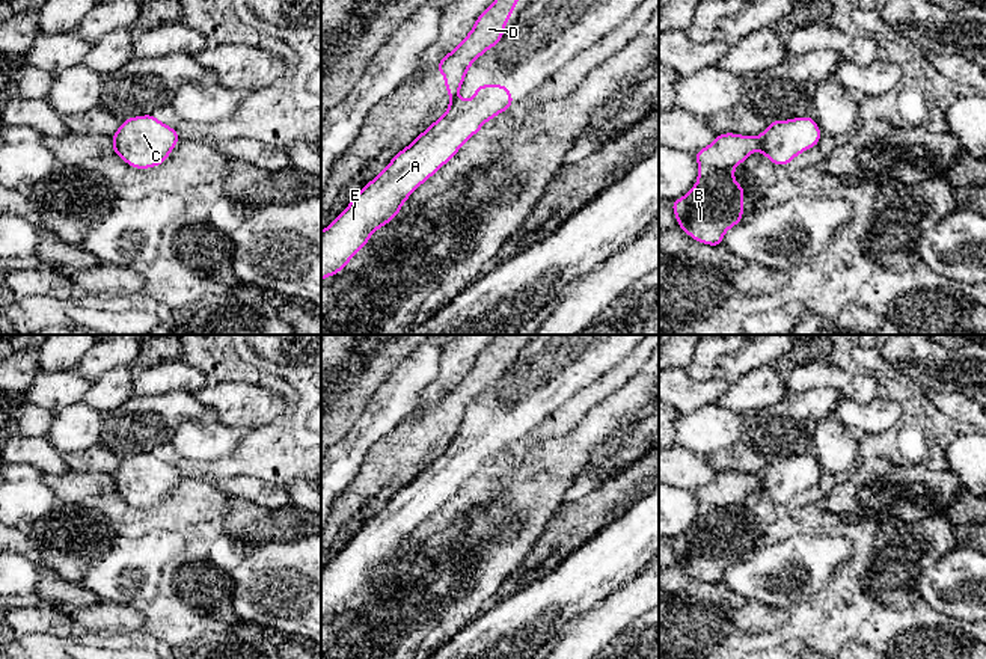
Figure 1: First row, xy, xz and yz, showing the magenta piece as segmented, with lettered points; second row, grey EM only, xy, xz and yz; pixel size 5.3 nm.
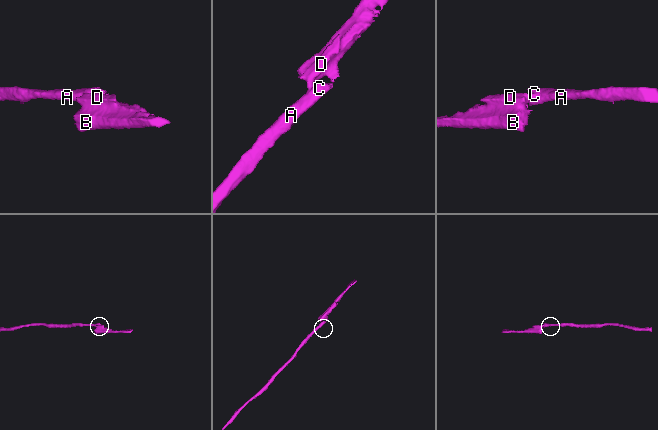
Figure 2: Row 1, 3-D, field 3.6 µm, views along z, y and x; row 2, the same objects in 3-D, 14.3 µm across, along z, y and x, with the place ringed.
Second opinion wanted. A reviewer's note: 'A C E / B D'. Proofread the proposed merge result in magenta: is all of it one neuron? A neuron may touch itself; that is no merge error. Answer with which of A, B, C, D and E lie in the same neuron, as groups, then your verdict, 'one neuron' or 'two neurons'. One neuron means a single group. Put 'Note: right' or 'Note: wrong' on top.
Note: right
A C E / B D | two neurons

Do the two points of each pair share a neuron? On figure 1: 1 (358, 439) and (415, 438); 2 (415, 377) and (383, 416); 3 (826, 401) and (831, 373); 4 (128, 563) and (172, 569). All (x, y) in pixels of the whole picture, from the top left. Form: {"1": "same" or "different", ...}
{"1": "different", "2": "same", "3": "different", "4": "different"}

